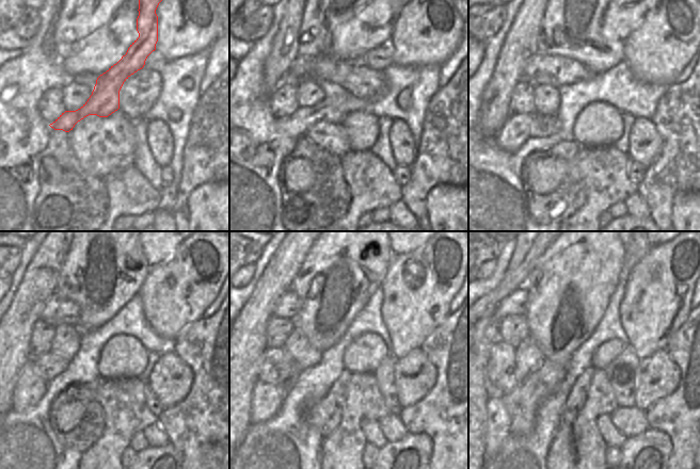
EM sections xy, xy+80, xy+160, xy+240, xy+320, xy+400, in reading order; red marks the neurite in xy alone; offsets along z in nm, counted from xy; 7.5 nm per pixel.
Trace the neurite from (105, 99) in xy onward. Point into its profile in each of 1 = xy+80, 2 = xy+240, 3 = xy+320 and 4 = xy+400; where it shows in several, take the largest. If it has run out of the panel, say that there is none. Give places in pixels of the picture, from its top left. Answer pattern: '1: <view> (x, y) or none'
1: xy+80 (296, 125)
2: xy+240 (30, 387)
3: xy+320 (267, 399)
4: xy+400 (497, 419)

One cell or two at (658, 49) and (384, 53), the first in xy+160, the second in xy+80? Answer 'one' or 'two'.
two

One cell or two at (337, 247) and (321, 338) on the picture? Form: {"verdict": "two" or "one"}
{"verdict": "one"}

